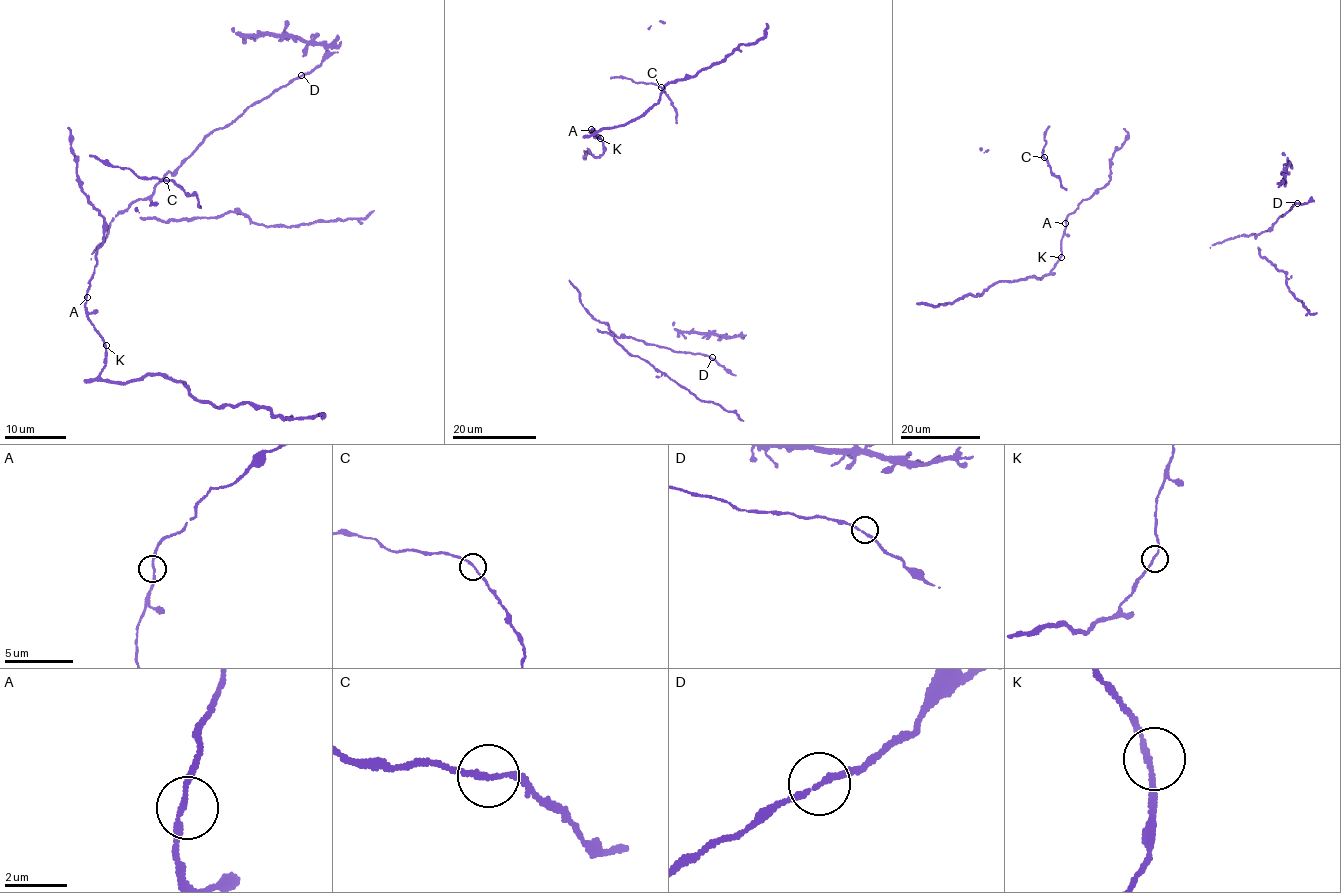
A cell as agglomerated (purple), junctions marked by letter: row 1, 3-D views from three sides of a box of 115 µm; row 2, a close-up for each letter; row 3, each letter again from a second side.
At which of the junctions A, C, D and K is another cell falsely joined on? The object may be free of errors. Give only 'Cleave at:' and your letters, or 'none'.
Cleave at: none

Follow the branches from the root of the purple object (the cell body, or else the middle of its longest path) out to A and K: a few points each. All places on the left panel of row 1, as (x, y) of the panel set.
A: (98, 211), (104, 219), (103, 242), (97, 250), (87, 297)
K: (98, 211), (104, 219), (103, 242), (97, 250), (85, 307), (89, 322), (106, 345)

